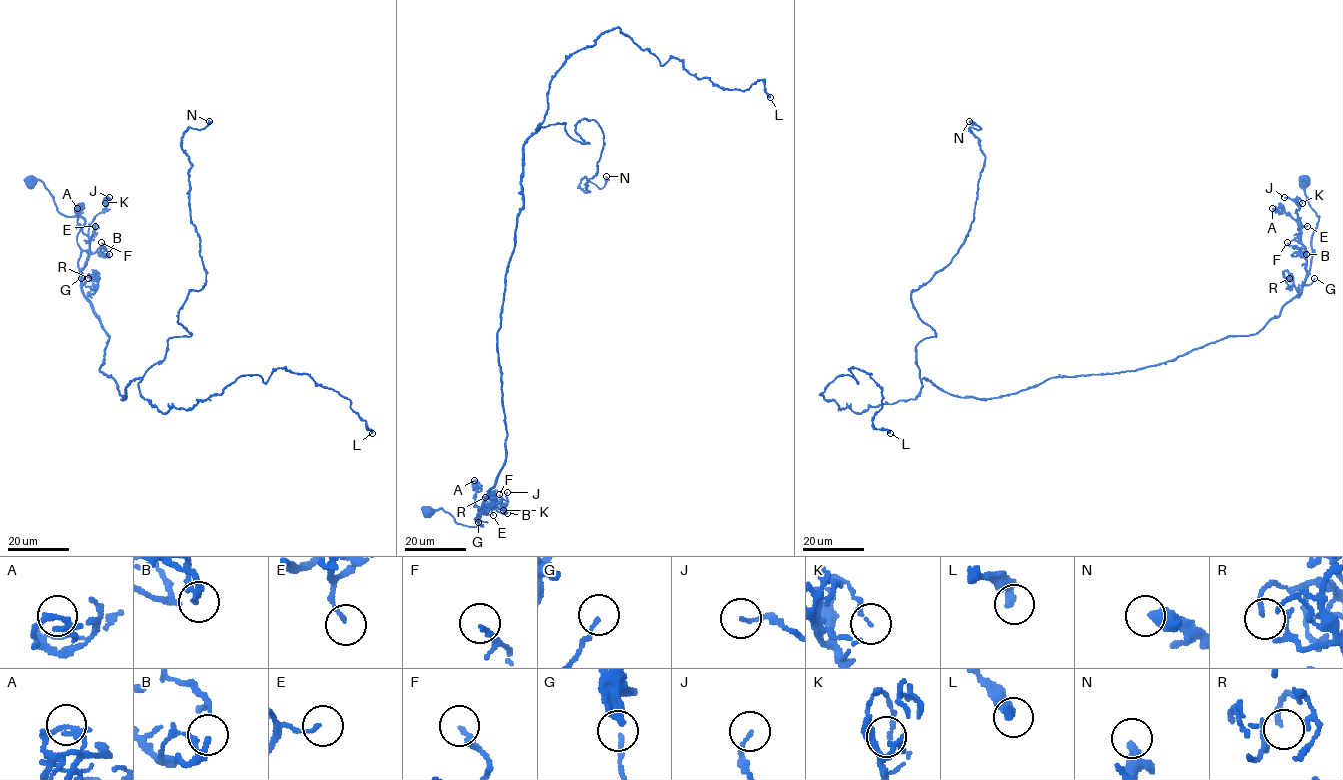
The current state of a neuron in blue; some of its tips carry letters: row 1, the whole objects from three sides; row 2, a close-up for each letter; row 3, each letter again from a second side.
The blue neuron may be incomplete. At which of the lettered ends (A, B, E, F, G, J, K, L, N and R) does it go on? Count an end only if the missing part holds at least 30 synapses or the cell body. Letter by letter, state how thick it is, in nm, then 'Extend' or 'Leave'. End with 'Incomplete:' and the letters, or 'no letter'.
A: Thickness 200 nm. Leave
B: Thickness 140 nm. Leave
E: Thickness 130 nm. Leave
F: Thickness 170 nm. Leave
G: Thickness 120 nm. Leave
J: Thickness 130 nm. Leave
K: Thickness 130 nm. Leave
L: Thickness 340 nm. Leave
N: Thickness 400 nm. Leave
R: Thickness 170 nm. Leave
Incomplete: no letter

